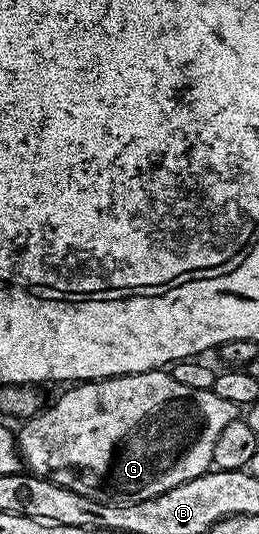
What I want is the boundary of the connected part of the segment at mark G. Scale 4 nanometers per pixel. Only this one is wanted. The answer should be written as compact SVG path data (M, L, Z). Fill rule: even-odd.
M165 368L148 370L138 374L118 374L116 378L86 380L70 385L66 390L69 391L66 394L59 395L54 406L46 405L37 417L28 419L22 425L25 427L22 428L21 434L19 430L19 433L16 435L24 465L39 478L46 478L48 482L59 484L71 492L79 492L79 496L87 496L91 500L106 502L107 504L151 500L151 496L159 496L187 480L195 480L199 476L208 474L213 466L215 444L218 442L223 428L227 428L227 424L231 424L239 416L239 407L231 404L231 400L222 400L221 397L215 396L215 392L212 389L186 388L184 384L179 384L179 380L175 380L172 373Z

